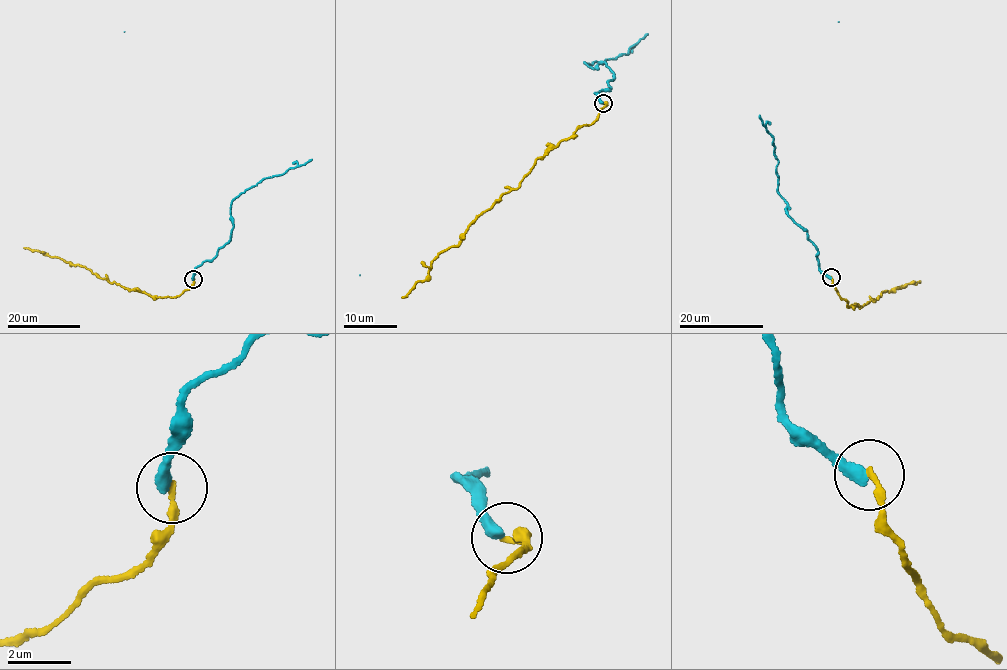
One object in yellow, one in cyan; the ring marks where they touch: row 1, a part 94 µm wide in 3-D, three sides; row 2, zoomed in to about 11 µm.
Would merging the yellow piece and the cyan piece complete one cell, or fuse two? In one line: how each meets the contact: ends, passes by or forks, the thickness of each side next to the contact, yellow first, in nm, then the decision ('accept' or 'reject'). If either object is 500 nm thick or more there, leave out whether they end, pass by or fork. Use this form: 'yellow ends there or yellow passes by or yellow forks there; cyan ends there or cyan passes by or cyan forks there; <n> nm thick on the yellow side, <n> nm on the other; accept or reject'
yellow ends there; cyan ends there; 220 nm thick on the yellow side, 380 nm on the other; accept

